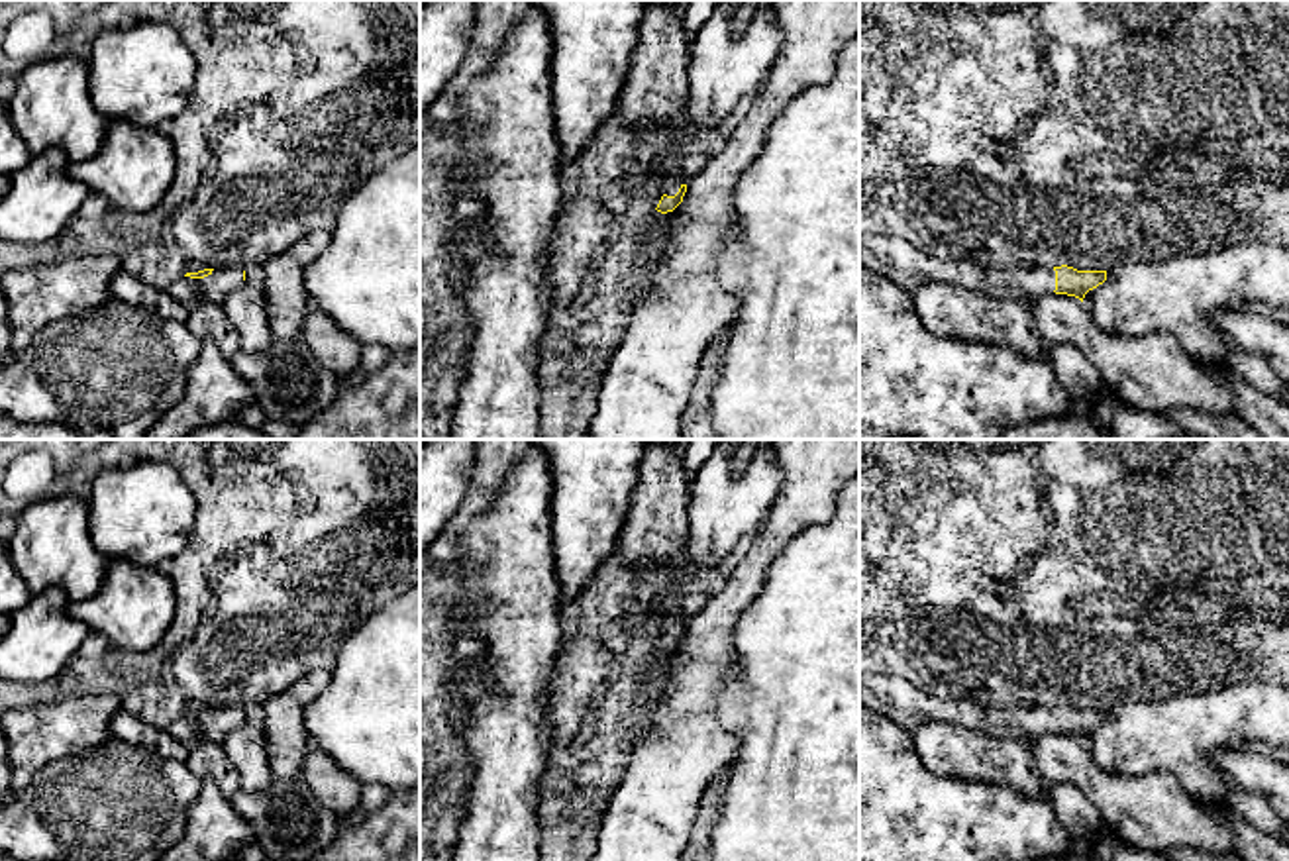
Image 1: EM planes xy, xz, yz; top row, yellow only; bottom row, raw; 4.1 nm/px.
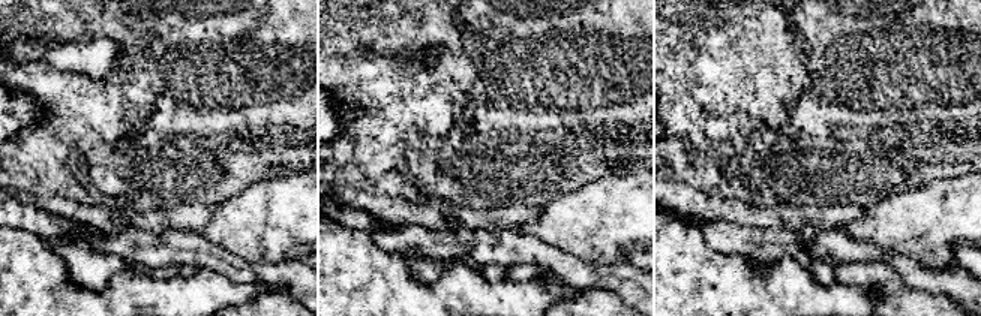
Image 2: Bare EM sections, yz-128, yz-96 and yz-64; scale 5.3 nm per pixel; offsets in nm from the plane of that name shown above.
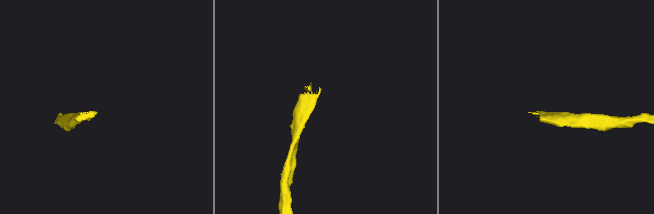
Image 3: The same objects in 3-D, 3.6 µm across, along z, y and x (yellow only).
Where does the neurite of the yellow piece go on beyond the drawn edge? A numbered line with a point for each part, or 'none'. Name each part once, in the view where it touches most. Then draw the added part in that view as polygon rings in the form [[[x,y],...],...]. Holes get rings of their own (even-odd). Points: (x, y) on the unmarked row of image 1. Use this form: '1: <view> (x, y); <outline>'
1: xy (214, 726); [[[214,708],[204,718],[180,716],[169,732],[188,747],[202,741],[222,741],[230,732],[243,724],[243,708]]]

